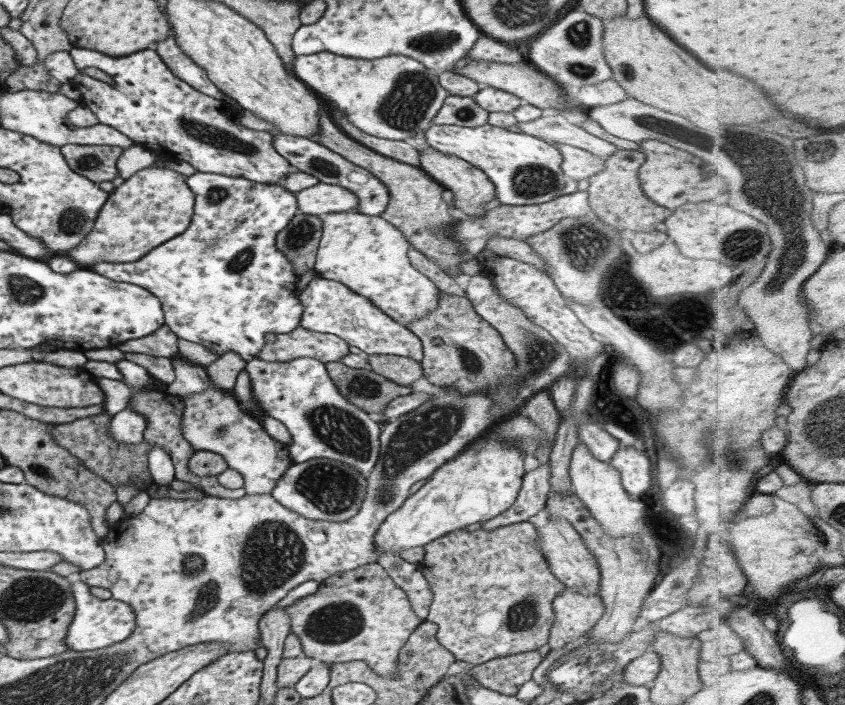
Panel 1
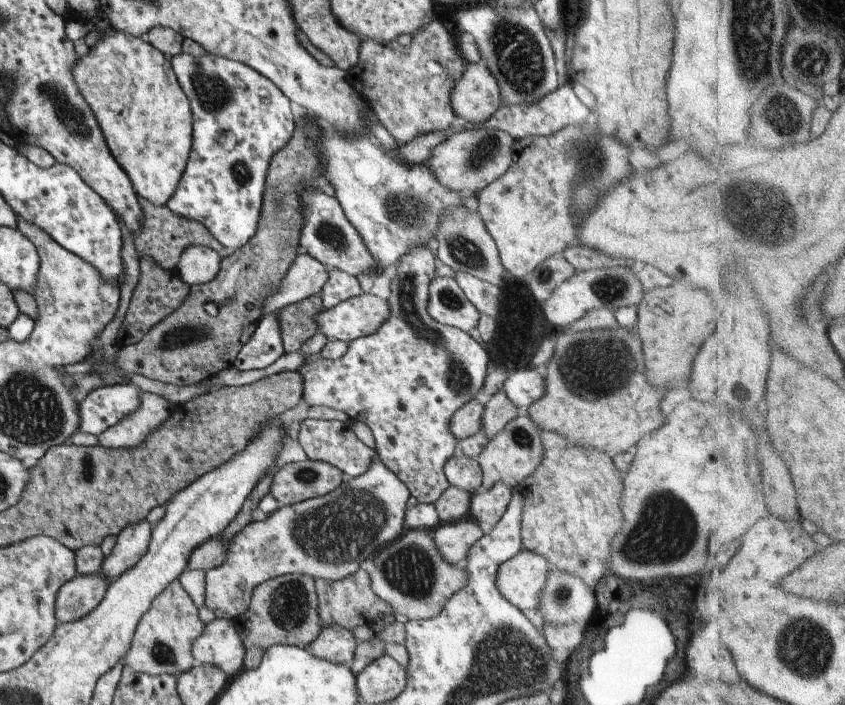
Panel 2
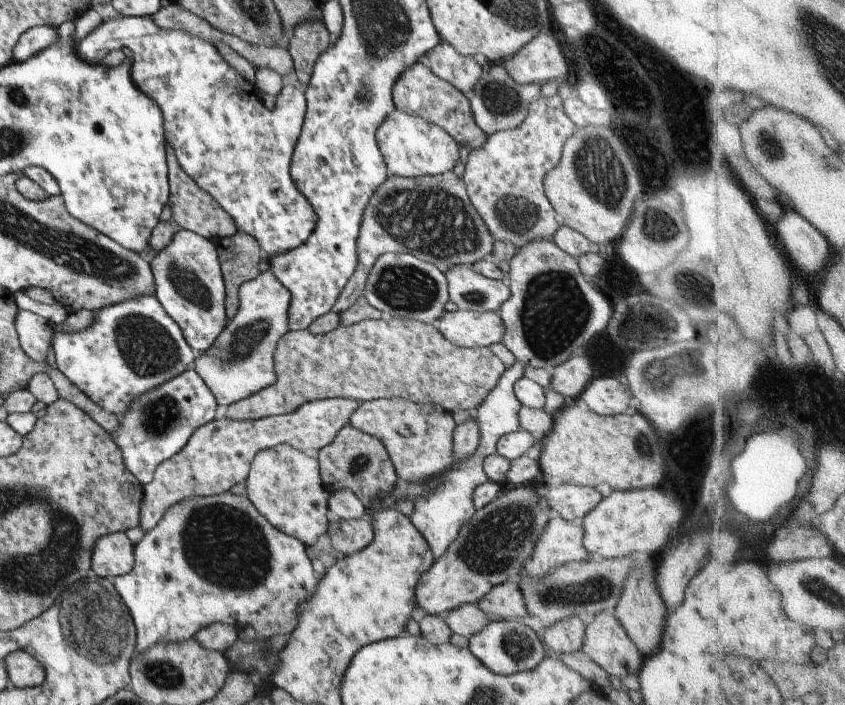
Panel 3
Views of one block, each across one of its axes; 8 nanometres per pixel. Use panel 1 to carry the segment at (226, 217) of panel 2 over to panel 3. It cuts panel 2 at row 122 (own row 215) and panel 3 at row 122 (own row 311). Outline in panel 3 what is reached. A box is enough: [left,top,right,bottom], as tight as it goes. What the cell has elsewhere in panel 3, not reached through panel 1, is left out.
[76,13,315,273]

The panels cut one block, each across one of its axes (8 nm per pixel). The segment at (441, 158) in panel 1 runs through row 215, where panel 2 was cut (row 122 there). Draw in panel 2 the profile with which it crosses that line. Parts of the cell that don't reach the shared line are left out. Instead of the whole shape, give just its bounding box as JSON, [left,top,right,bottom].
[449,62,501,125]

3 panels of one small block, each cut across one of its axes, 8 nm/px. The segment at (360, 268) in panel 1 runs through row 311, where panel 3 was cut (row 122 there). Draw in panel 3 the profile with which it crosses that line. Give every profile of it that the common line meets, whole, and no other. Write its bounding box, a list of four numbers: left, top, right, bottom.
[375,110,458,178]

